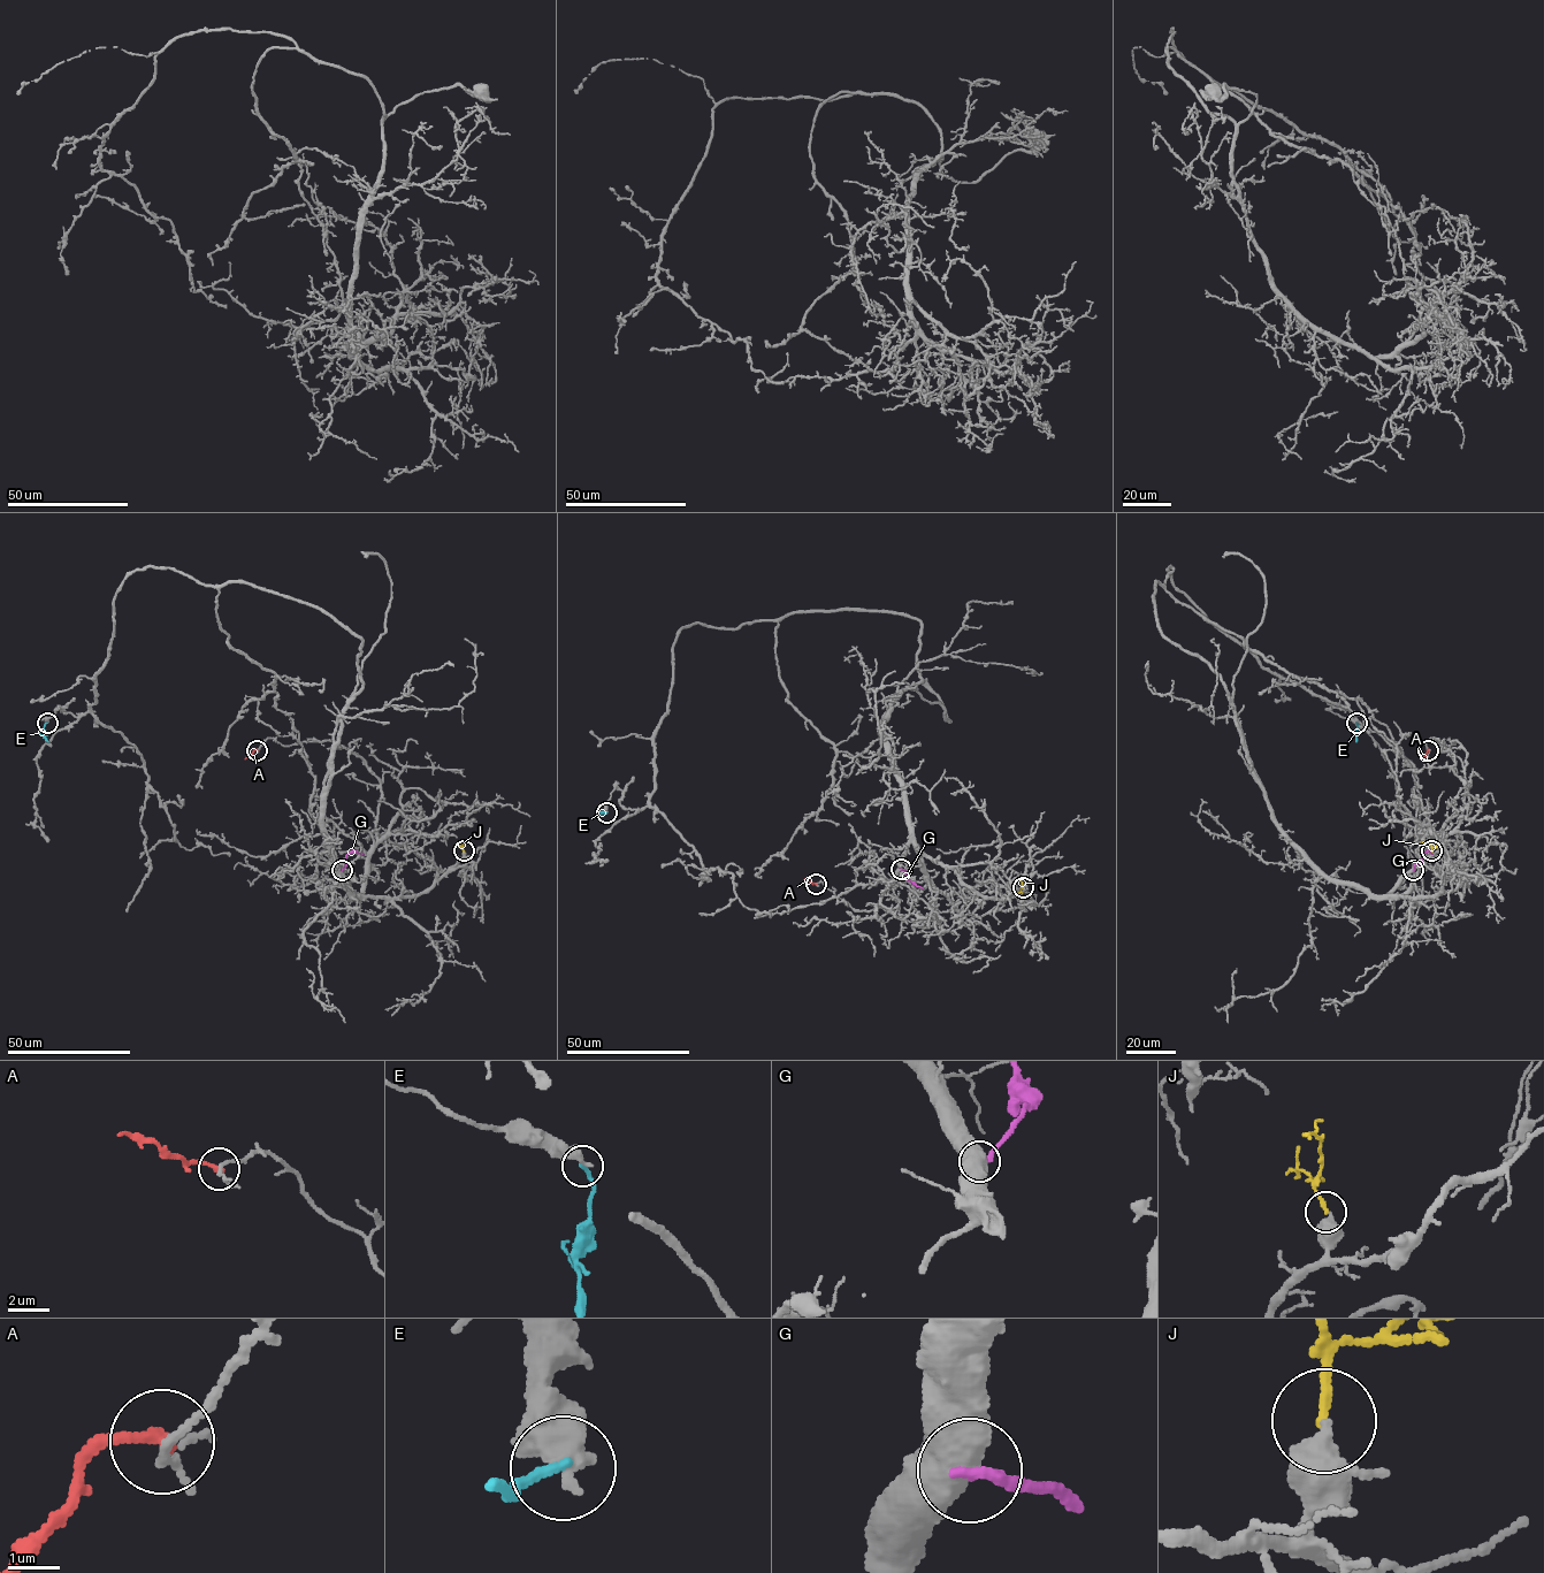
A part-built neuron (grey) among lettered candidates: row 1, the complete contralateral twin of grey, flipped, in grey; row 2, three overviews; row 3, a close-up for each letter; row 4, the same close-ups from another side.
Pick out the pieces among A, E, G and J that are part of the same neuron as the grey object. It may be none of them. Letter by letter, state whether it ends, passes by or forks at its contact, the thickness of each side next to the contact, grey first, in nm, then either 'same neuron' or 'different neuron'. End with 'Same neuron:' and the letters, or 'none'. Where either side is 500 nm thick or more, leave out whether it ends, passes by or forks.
A: it ends; calibres 160 and 240 nm; different neuron
E: calibres 550 and 180 nm; different neuron
G: calibres 750 and 240 nm; different neuron
J: it ends; calibres 460 and 180 nm; same neuron
Same neuron: J

